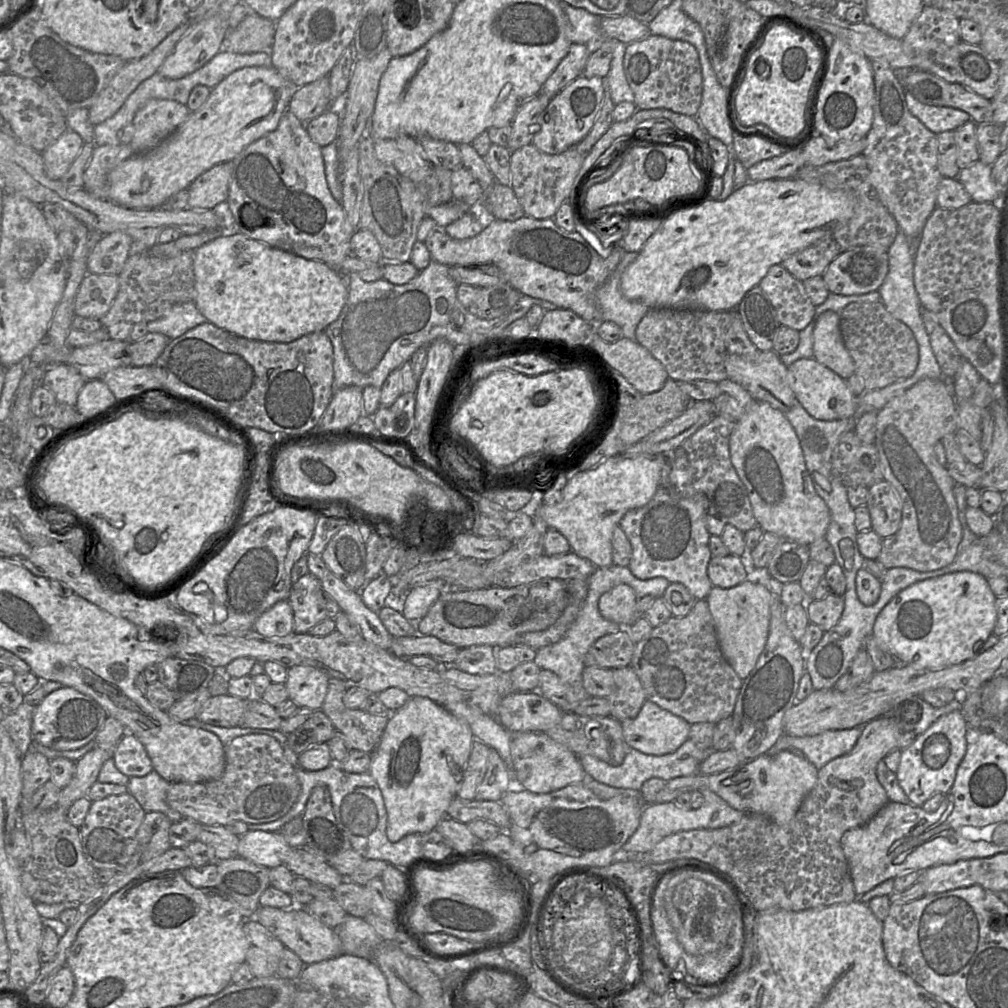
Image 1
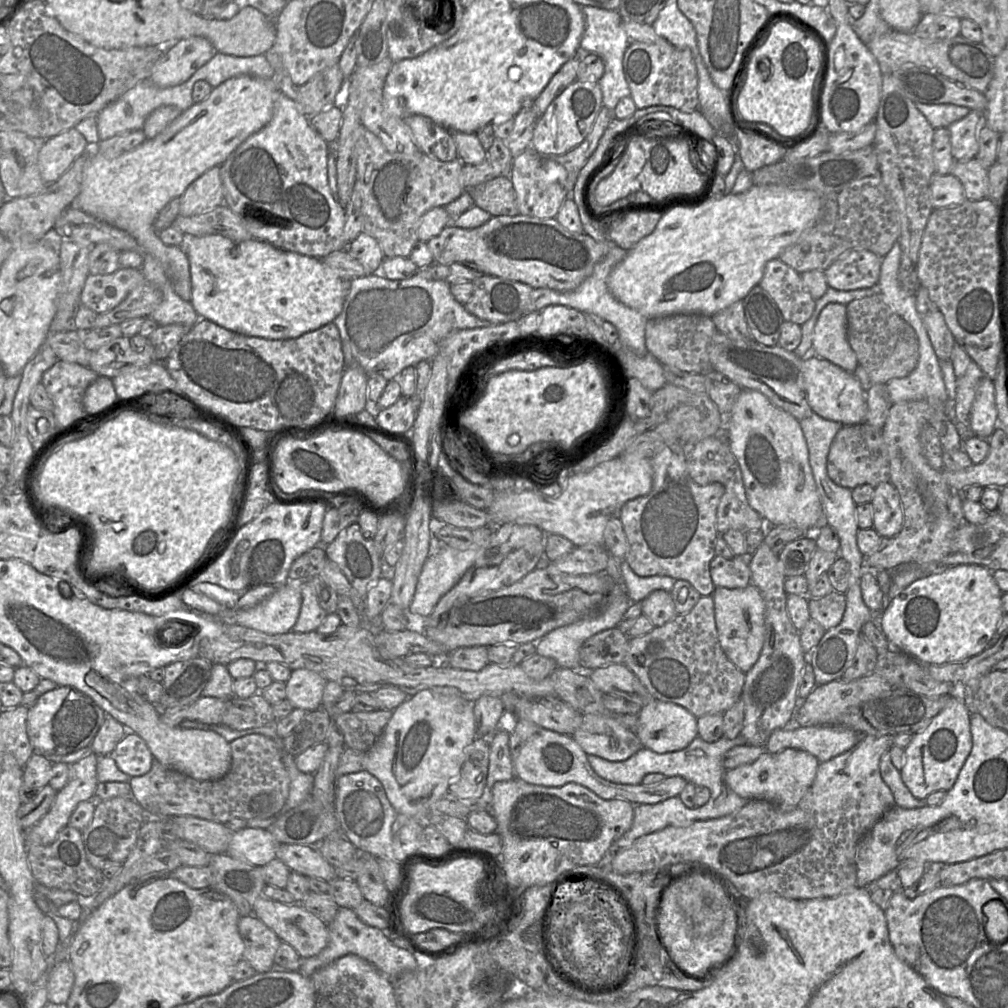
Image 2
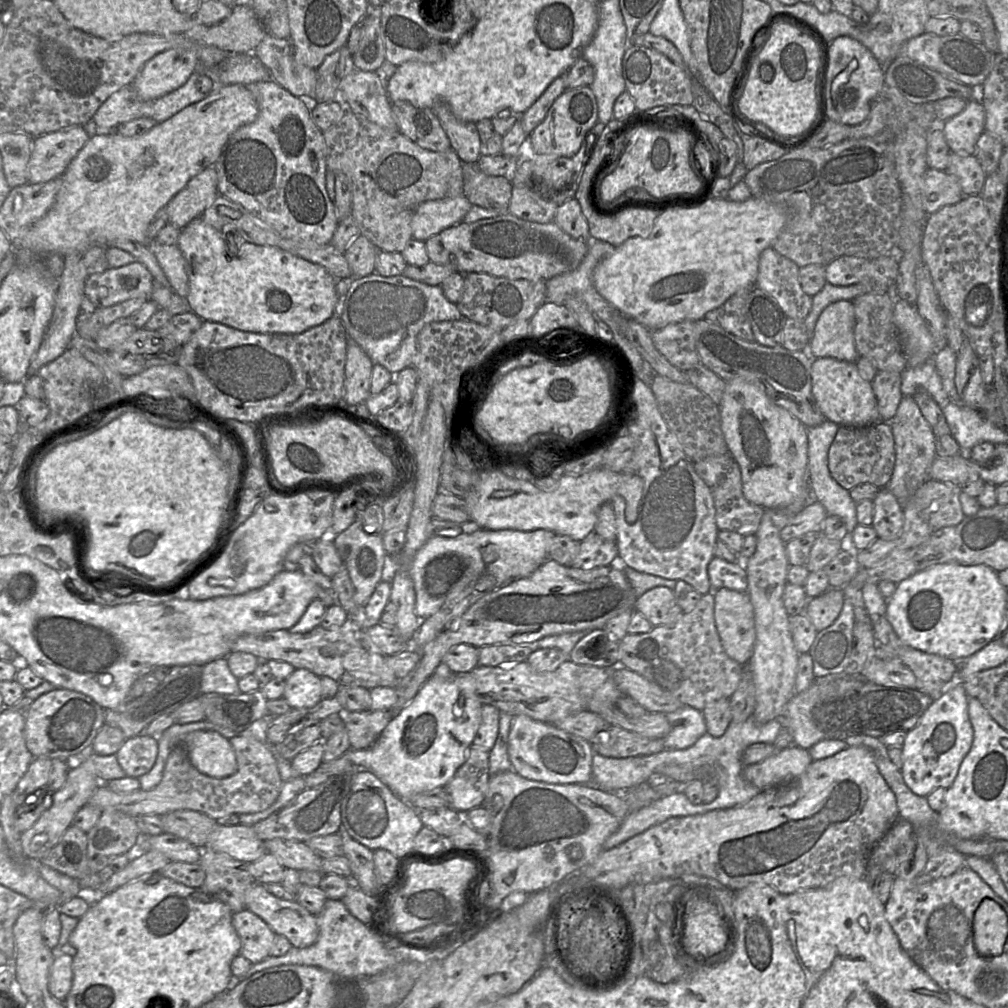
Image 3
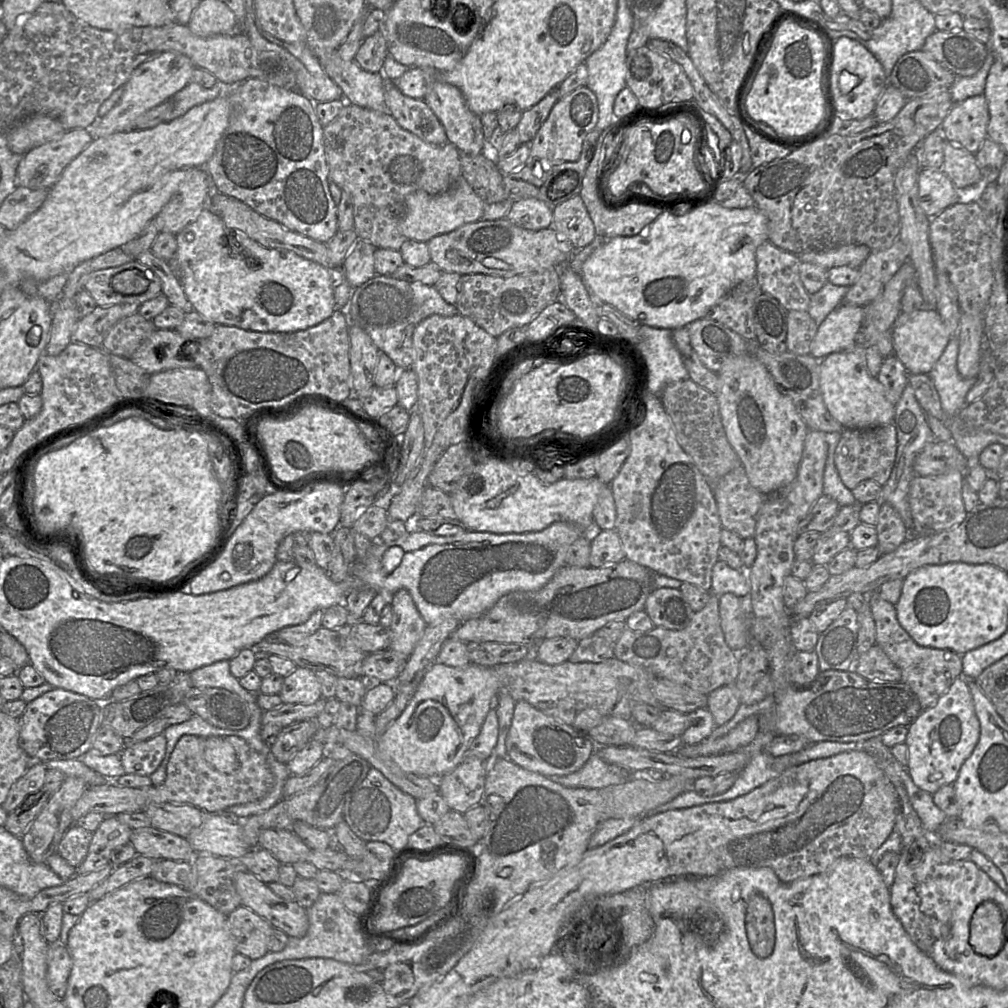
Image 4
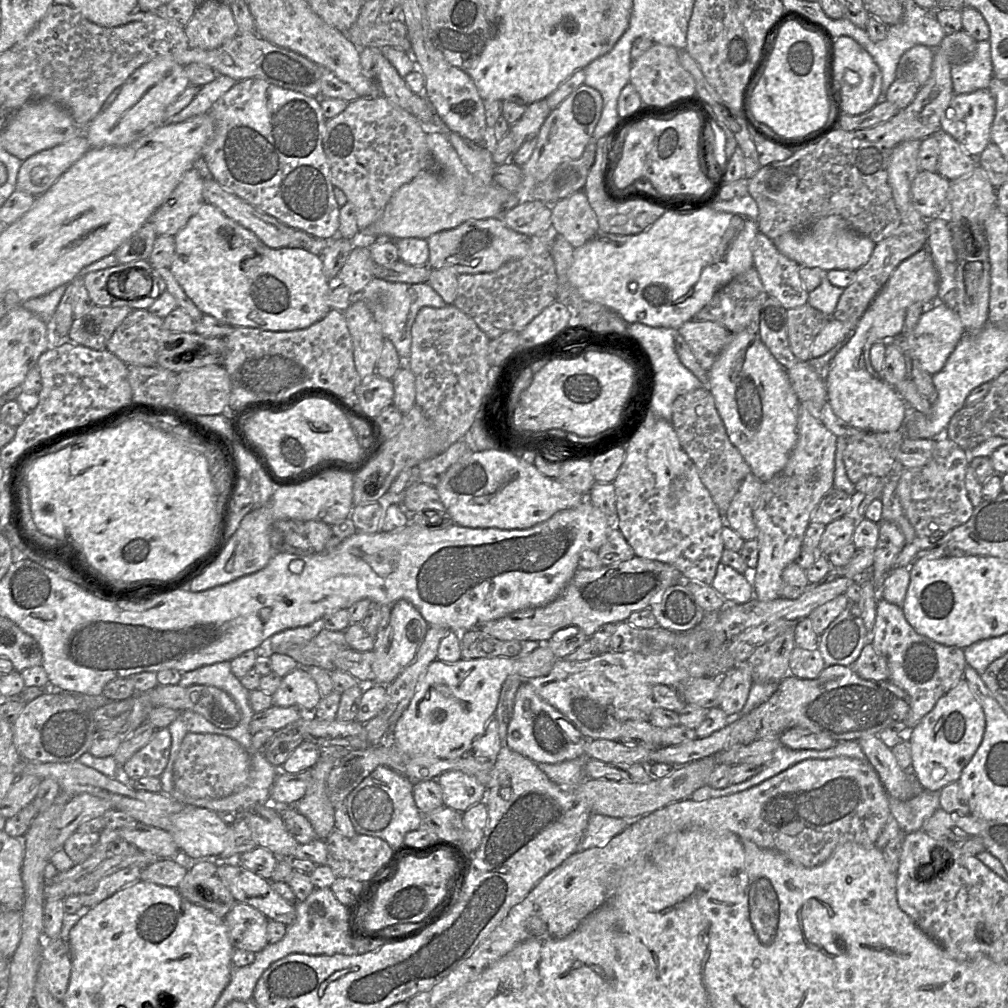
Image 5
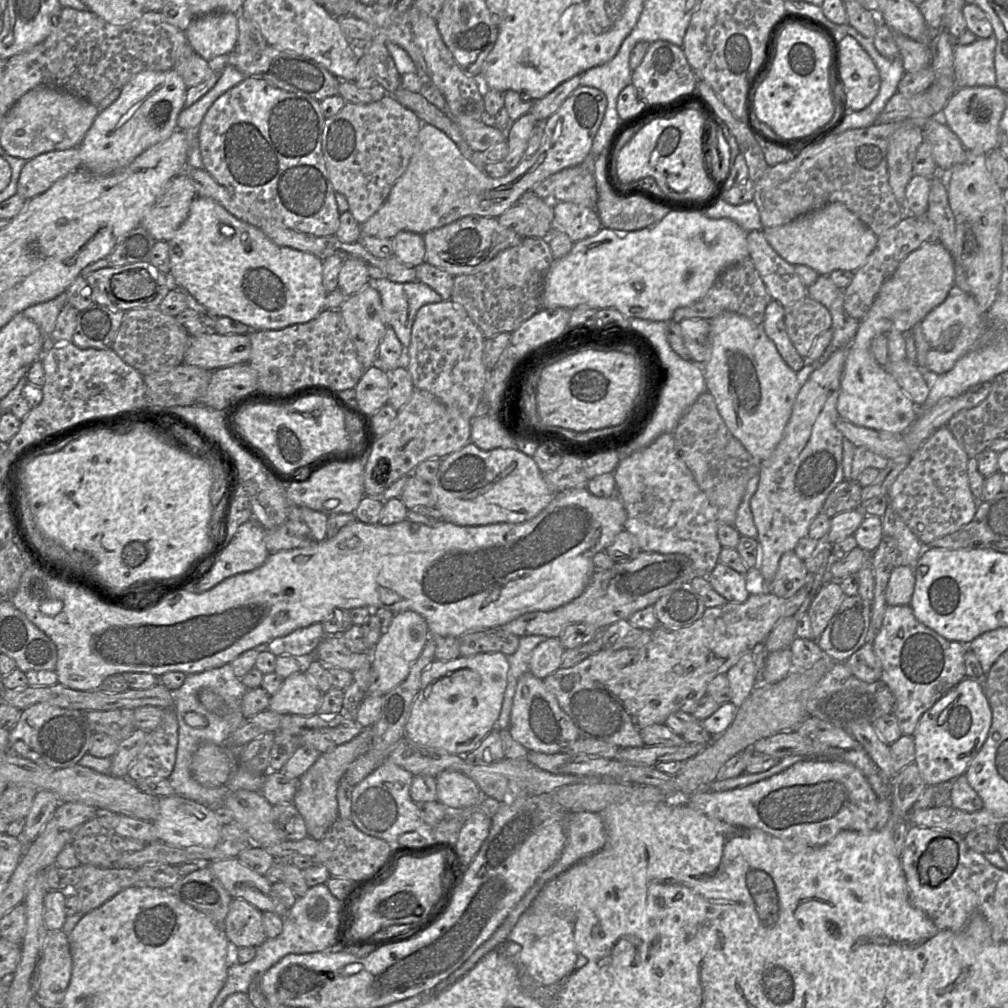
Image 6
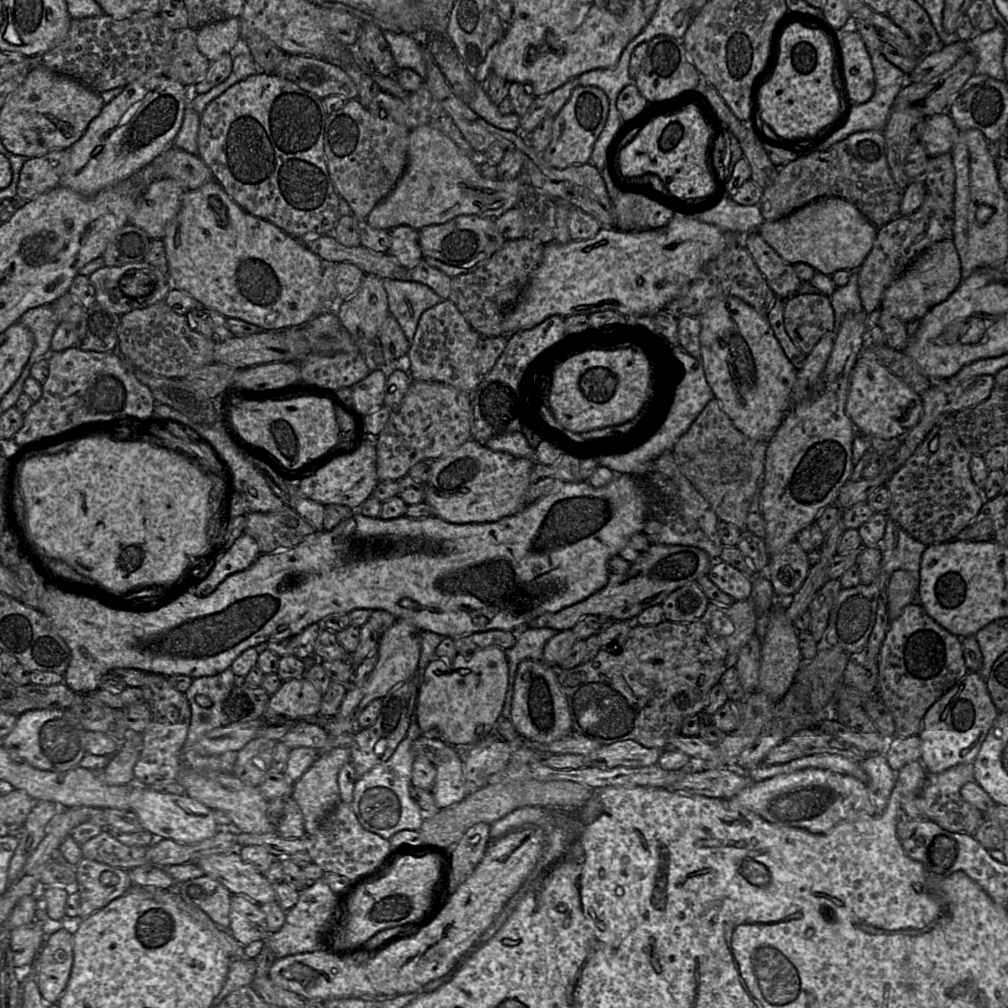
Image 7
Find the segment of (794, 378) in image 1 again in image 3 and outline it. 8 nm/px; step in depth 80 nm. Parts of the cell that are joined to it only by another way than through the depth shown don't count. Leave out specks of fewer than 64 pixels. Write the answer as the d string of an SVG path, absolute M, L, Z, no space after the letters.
M831 357L816 358L811 366L812 395L825 418L839 426L863 427L880 421L877 400L871 382L864 380L856 362Z

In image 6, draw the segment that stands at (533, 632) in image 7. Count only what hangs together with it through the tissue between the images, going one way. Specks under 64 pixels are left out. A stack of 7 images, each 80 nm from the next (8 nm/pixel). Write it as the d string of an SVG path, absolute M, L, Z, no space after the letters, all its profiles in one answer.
M543 635L520 637L519 647L516 652L507 656L509 662L507 687L504 693L501 711L496 722L496 729L505 730L509 728L510 715L518 680L523 674L528 673L530 659L534 649L546 639L548 638Z

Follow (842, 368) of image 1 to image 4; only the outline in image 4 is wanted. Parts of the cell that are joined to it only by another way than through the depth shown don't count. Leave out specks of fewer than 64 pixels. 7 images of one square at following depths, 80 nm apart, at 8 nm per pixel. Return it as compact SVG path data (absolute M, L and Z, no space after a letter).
M840 304L818 326L810 355L819 360L854 348L859 341L863 319L864 307Z

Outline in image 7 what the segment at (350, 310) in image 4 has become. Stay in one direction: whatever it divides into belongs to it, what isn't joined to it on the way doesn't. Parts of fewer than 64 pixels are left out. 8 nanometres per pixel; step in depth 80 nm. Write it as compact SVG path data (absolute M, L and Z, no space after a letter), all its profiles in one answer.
M384 279L383 286L389 314L397 320L411 344L422 313L437 305L442 298L427 285L415 281Z

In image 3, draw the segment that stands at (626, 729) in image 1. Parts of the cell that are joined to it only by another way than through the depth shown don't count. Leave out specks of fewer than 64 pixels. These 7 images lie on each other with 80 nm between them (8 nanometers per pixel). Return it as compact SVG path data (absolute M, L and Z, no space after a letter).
M683 705L674 712L665 713L670 724L670 731L663 737L664 749L681 750L693 745L707 731L703 712Z

